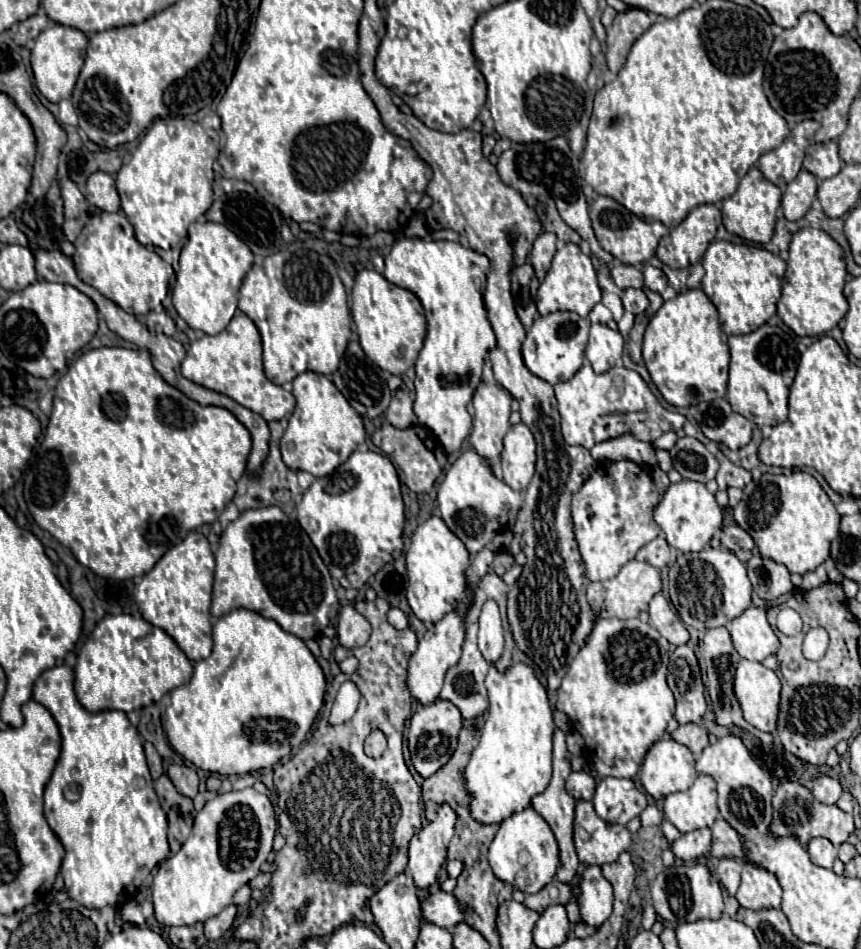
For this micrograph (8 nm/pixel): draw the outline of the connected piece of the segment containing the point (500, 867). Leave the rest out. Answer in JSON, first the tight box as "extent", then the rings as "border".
{"extent":[488,807,560,893],"border":[[[528,807],[500,823],[496,837],[488,847],[488,863],[498,879],[514,885],[522,893],[536,893],[548,885],[557,872],[560,863],[558,843],[548,823],[532,807]]]}

